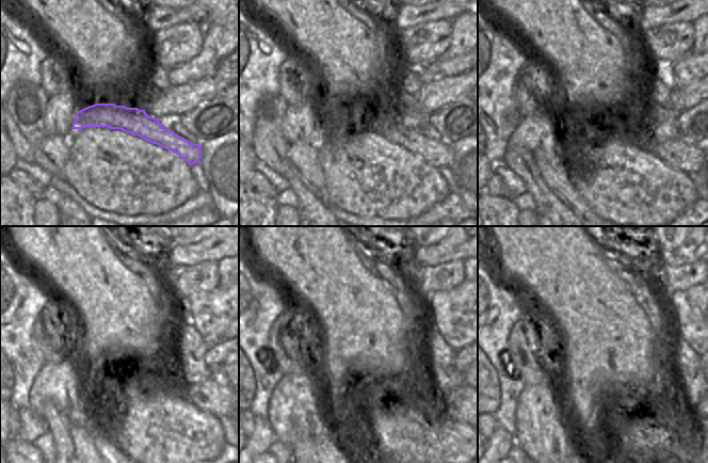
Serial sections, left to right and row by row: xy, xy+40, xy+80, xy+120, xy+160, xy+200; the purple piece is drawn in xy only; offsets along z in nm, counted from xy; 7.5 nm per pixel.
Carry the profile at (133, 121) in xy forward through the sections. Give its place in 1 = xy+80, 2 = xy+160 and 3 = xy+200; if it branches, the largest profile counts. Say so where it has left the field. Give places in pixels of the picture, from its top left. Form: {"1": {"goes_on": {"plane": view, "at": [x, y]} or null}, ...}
{"1": {"goes_on": {"plane": "xy+80", "at": [687, 157]}}, "2": {"goes_on": {"plane": "xy+160", "at": [455, 403]}}, "3": {"goes_on": {"plane": "xy+200", "at": [694, 408]}}}

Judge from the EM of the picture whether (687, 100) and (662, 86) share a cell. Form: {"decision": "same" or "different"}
{"decision": "different"}

